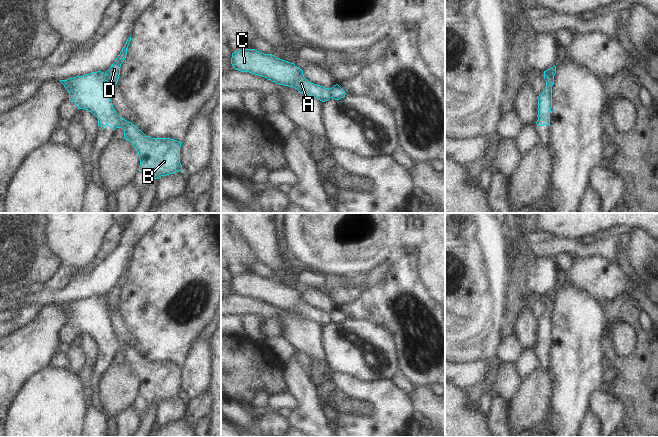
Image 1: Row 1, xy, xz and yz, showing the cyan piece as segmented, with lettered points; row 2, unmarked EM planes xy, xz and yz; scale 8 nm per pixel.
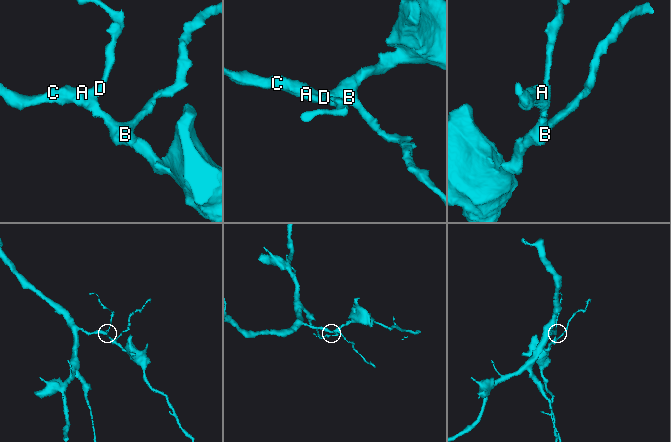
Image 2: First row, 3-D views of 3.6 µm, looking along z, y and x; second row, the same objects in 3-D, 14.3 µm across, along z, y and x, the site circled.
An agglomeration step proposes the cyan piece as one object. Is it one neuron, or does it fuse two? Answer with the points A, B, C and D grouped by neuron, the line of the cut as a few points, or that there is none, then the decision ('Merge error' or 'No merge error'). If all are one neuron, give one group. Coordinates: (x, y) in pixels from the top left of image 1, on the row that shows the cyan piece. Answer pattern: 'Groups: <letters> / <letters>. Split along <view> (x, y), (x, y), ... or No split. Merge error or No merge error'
Groups: A B C / D. Split along yz (549, 69), (553, 78), (546, 86). Merge error.

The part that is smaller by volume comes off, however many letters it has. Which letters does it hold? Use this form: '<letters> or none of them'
D

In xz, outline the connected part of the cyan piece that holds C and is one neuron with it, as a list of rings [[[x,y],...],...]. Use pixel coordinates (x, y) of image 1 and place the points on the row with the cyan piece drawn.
[[[255,49],[232,53],[231,64],[235,70],[262,76],[279,85],[297,89],[301,94],[315,97],[322,102],[330,99],[330,89],[309,82],[303,70],[294,63],[264,54]]]

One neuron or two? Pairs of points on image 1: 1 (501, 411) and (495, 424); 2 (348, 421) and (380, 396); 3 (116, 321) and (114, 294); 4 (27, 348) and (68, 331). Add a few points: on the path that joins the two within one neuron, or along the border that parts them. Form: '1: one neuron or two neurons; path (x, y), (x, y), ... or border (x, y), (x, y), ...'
1: one neuron; path (498, 414), (497, 421)
2: one neuron; path (358, 421), (365, 421), (380, 406)
3: one neuron; path (113, 314), (113, 301)
4: two neurons; border (68, 323), (59, 331), (59, 342)

